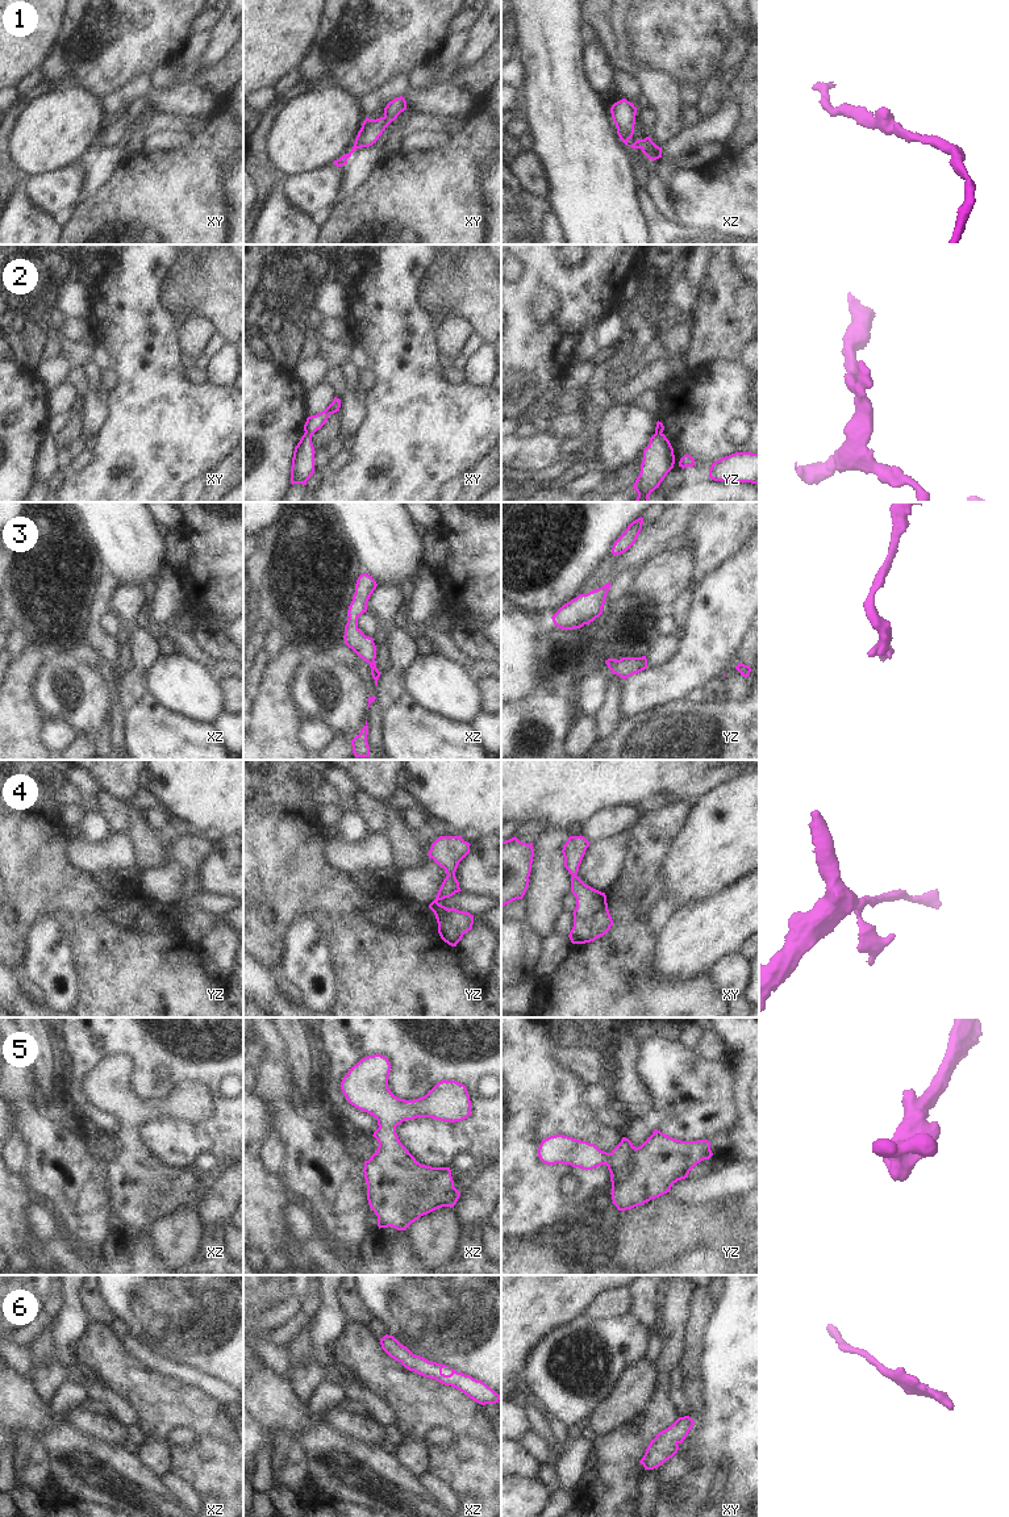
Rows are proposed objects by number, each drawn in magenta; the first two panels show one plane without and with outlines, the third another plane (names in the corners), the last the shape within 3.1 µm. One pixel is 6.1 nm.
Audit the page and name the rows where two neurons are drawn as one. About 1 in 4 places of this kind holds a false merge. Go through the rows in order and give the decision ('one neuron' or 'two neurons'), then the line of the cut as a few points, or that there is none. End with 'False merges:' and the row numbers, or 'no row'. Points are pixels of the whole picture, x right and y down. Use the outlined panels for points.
1: one neuron; no cut
2: two neurons; cut in xy along (305, 431), (311, 437)
3: one neuron; no cut
4: one neuron; no cut
5: one neuron; no cut
6: one neuron; no cut
False merges: 2

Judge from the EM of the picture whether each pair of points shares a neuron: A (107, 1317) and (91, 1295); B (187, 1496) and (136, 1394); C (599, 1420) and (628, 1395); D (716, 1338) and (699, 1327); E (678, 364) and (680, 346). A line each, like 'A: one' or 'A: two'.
A: one
B: two
C: one
D: two
E: one

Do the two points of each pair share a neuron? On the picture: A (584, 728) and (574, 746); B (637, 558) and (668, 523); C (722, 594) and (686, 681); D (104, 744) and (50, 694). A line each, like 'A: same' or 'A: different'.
A: same
B: same
C: same
D: same

